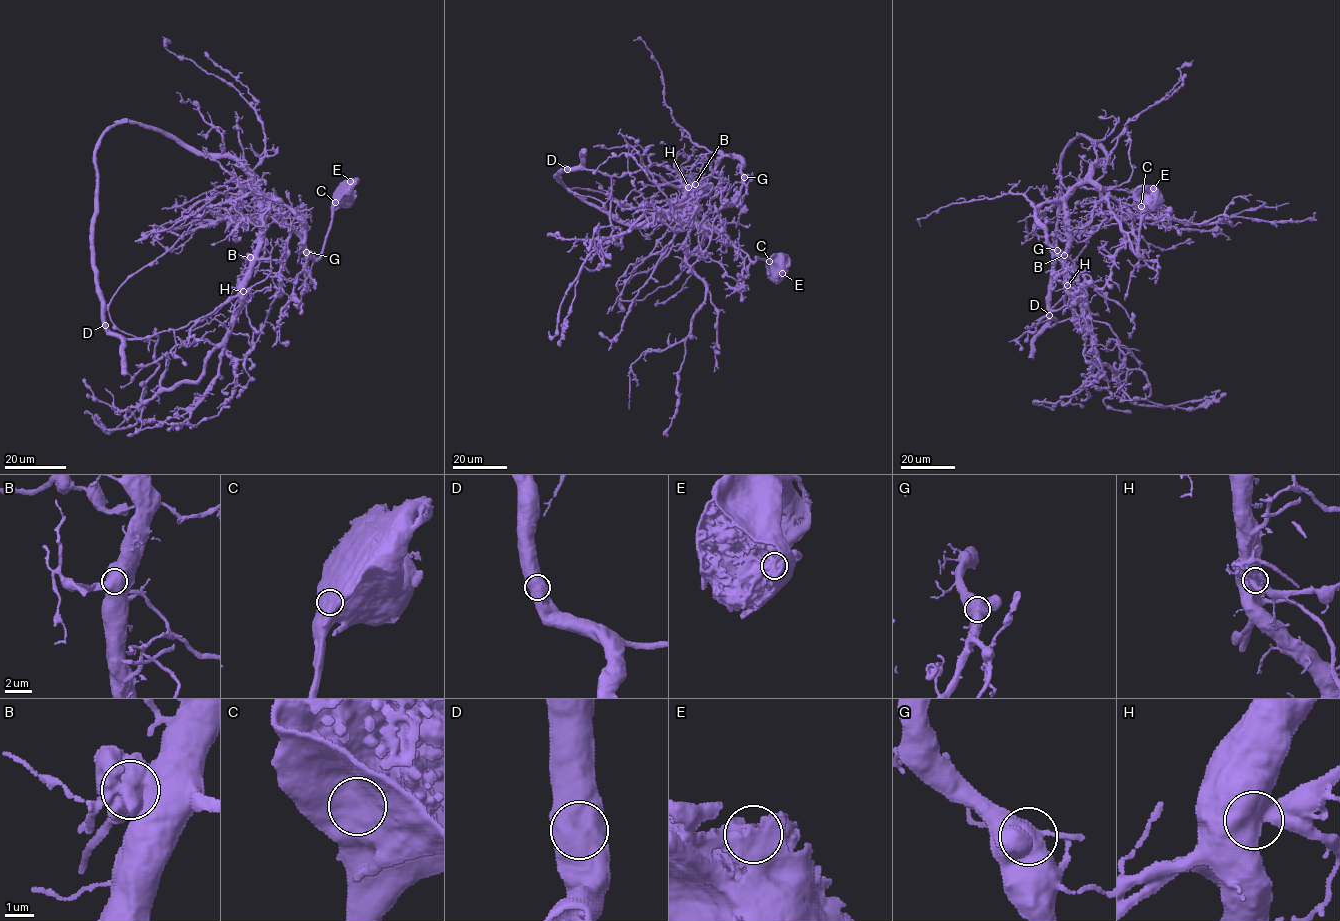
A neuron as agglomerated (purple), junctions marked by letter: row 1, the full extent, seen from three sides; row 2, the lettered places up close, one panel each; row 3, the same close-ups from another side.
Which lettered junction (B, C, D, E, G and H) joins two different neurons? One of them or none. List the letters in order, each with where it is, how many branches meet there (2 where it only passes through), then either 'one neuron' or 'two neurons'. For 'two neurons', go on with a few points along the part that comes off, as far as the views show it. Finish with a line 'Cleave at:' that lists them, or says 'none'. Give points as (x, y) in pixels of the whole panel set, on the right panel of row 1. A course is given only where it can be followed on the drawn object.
B: at (1064, 255); 2 branches meet; two neurons; foreign part runs (1064, 255), (1082, 270), (1090, 271)
C: at (1141, 206); 2 branches meet; one neuron
D: at (1049, 315); 2 branches meet; one neuron
E: at (1153, 188); 2 branches meet; one neuron
G: at (1057, 250); 2 branches meet; one neuron
H: at (1067, 285); 2 branches meet; one neuron
Cleave at: B

